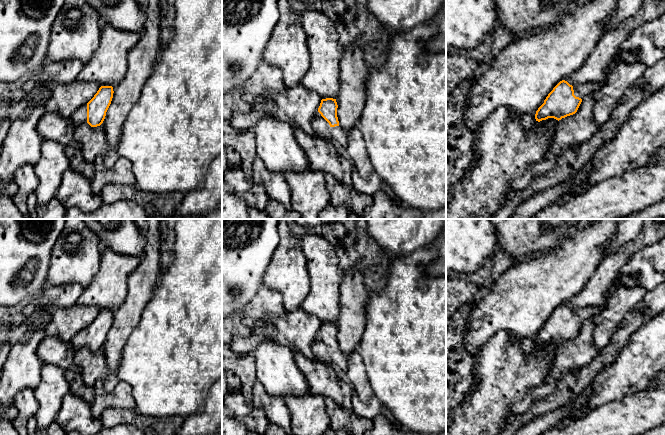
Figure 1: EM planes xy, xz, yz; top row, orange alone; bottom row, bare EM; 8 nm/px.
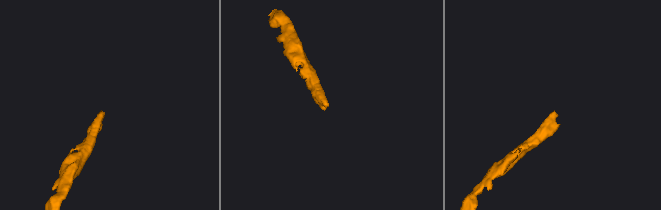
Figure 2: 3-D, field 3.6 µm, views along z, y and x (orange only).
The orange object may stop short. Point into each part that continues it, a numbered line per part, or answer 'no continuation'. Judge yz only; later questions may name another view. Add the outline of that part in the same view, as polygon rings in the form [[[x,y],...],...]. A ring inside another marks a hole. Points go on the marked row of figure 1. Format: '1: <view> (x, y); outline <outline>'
1: yz (582, 90); outline [[[605,81],[599,83],[588,82],[588,83],[575,85],[573,86],[574,95],[583,100],[586,96],[592,95],[595,91],[597,91],[601,86],[604,85],[604,83]]]

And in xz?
1: xz (337, 134); outline [[[317,111],[312,121],[312,127],[317,136],[329,143],[338,143],[342,147],[346,147],[348,143],[347,132],[342,126],[331,127],[329,123]]]

